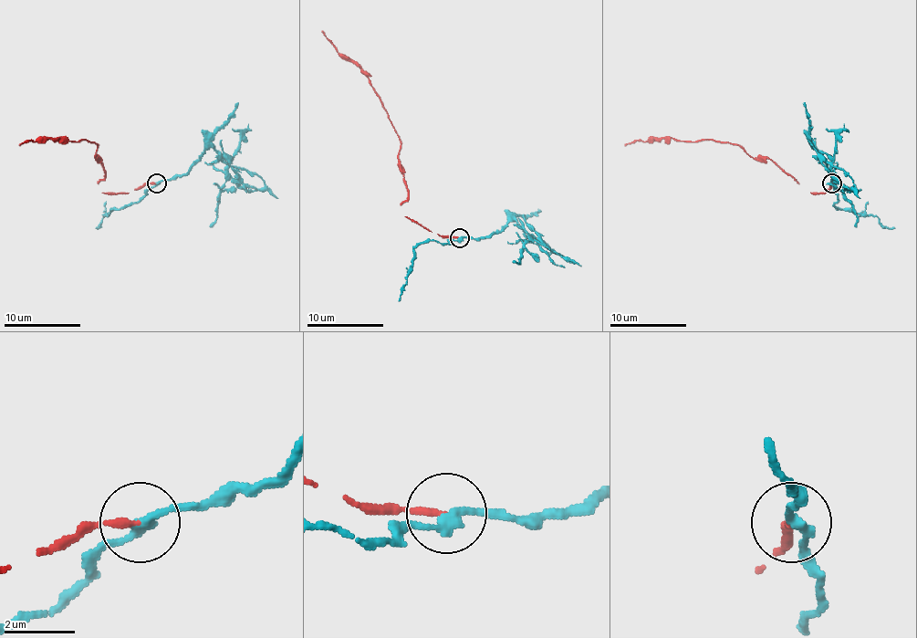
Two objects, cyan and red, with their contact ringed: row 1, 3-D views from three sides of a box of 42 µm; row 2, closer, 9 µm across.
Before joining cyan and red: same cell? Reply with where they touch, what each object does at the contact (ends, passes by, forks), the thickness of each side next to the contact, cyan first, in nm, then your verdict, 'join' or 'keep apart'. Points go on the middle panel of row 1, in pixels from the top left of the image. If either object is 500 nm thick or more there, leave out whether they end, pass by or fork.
at (459, 237); cyan passes by; red ends there; 260 nm thick on the cyan side, 170 nm on the other; keep apart

